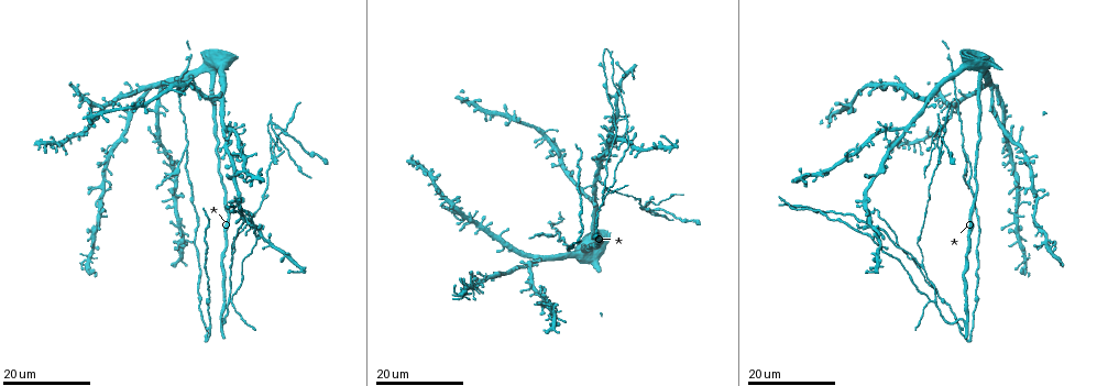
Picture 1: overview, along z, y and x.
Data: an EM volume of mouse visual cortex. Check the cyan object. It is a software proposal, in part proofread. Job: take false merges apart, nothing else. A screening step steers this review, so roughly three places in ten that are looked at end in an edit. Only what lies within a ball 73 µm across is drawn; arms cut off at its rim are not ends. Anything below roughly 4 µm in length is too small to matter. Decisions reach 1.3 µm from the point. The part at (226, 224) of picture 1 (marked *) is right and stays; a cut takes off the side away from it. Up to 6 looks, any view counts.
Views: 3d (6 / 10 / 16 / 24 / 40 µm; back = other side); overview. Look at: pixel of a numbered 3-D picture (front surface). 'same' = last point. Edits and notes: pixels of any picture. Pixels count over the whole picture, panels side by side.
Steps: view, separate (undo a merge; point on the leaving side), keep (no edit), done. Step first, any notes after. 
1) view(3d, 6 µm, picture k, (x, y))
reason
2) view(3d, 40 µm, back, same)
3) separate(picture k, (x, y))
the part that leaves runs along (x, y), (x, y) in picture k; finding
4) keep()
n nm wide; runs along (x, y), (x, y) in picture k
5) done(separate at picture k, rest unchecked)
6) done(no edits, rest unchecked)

view(3d, 16 µm, picture 1, (98, 188))
small branch off a trunk

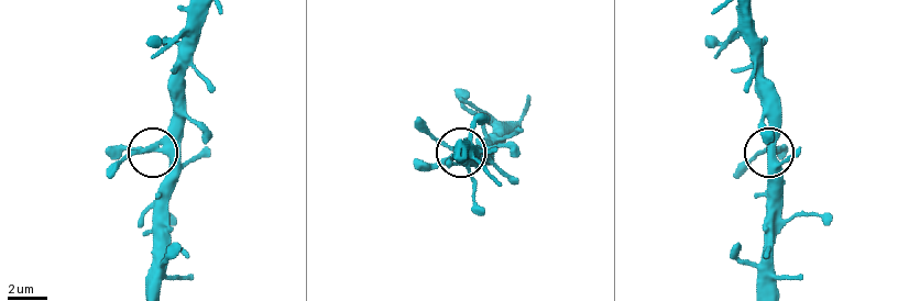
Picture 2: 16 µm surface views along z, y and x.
view(3d, 6 µm, picture 2, (162, 150))

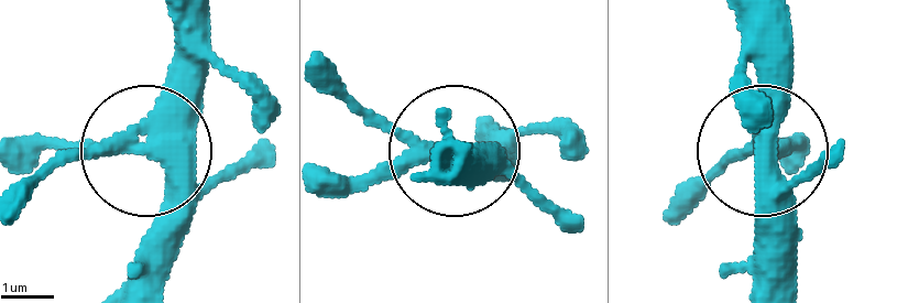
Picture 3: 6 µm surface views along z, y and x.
keep()
4 arms; one cell here

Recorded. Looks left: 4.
view(3d, 24 µm, picture 1, (273, 156))
four-way junction

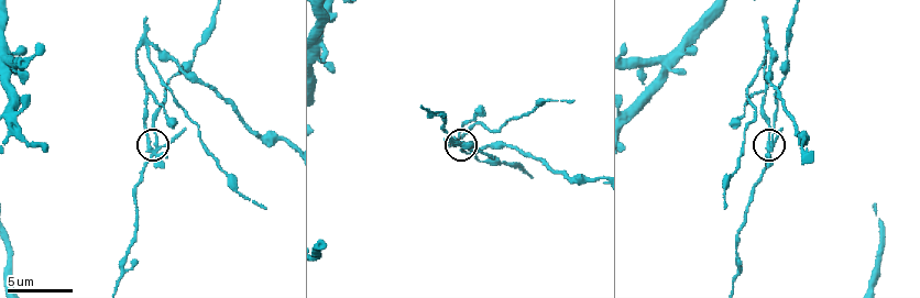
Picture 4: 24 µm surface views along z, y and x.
view(3d, 6 µm, picture 4, (156, 144))
closer look

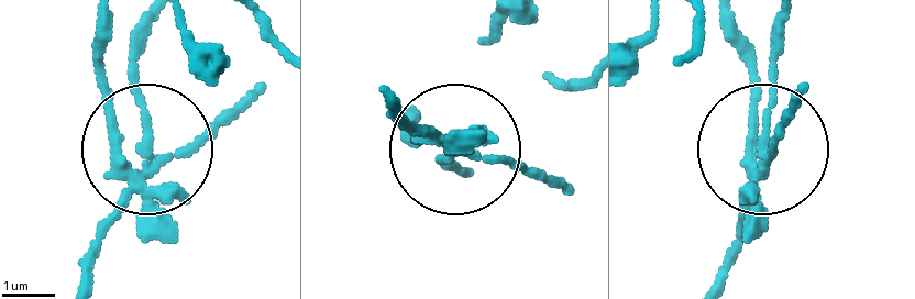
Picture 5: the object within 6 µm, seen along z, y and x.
separate(picture 5, (105, 104))
the part that leaves runs along (134, 175), (108, 101), (108, 22) in picture 5; two cells meet here

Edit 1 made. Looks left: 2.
view(3d, 24 µm, picture 1, (1019, 144))
four arms meet

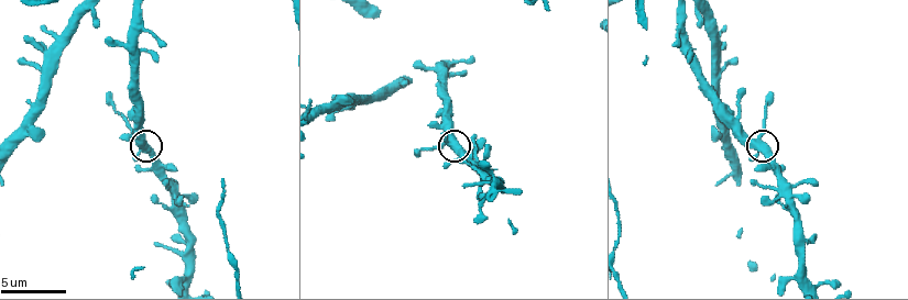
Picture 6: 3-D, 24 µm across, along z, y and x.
view(3d, 6 µm, picture 6, (760, 140))

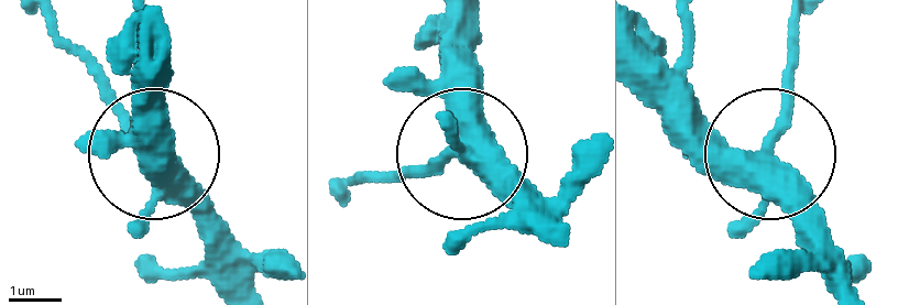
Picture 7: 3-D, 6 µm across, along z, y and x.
keep()
side arm 5 µm; runs along (642, 63), (721, 141), (759, 154), (786, 88), (786, 41) in picture 7; continuous, no second cell

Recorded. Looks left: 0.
done(separate at picture 5, rest unchecked)

